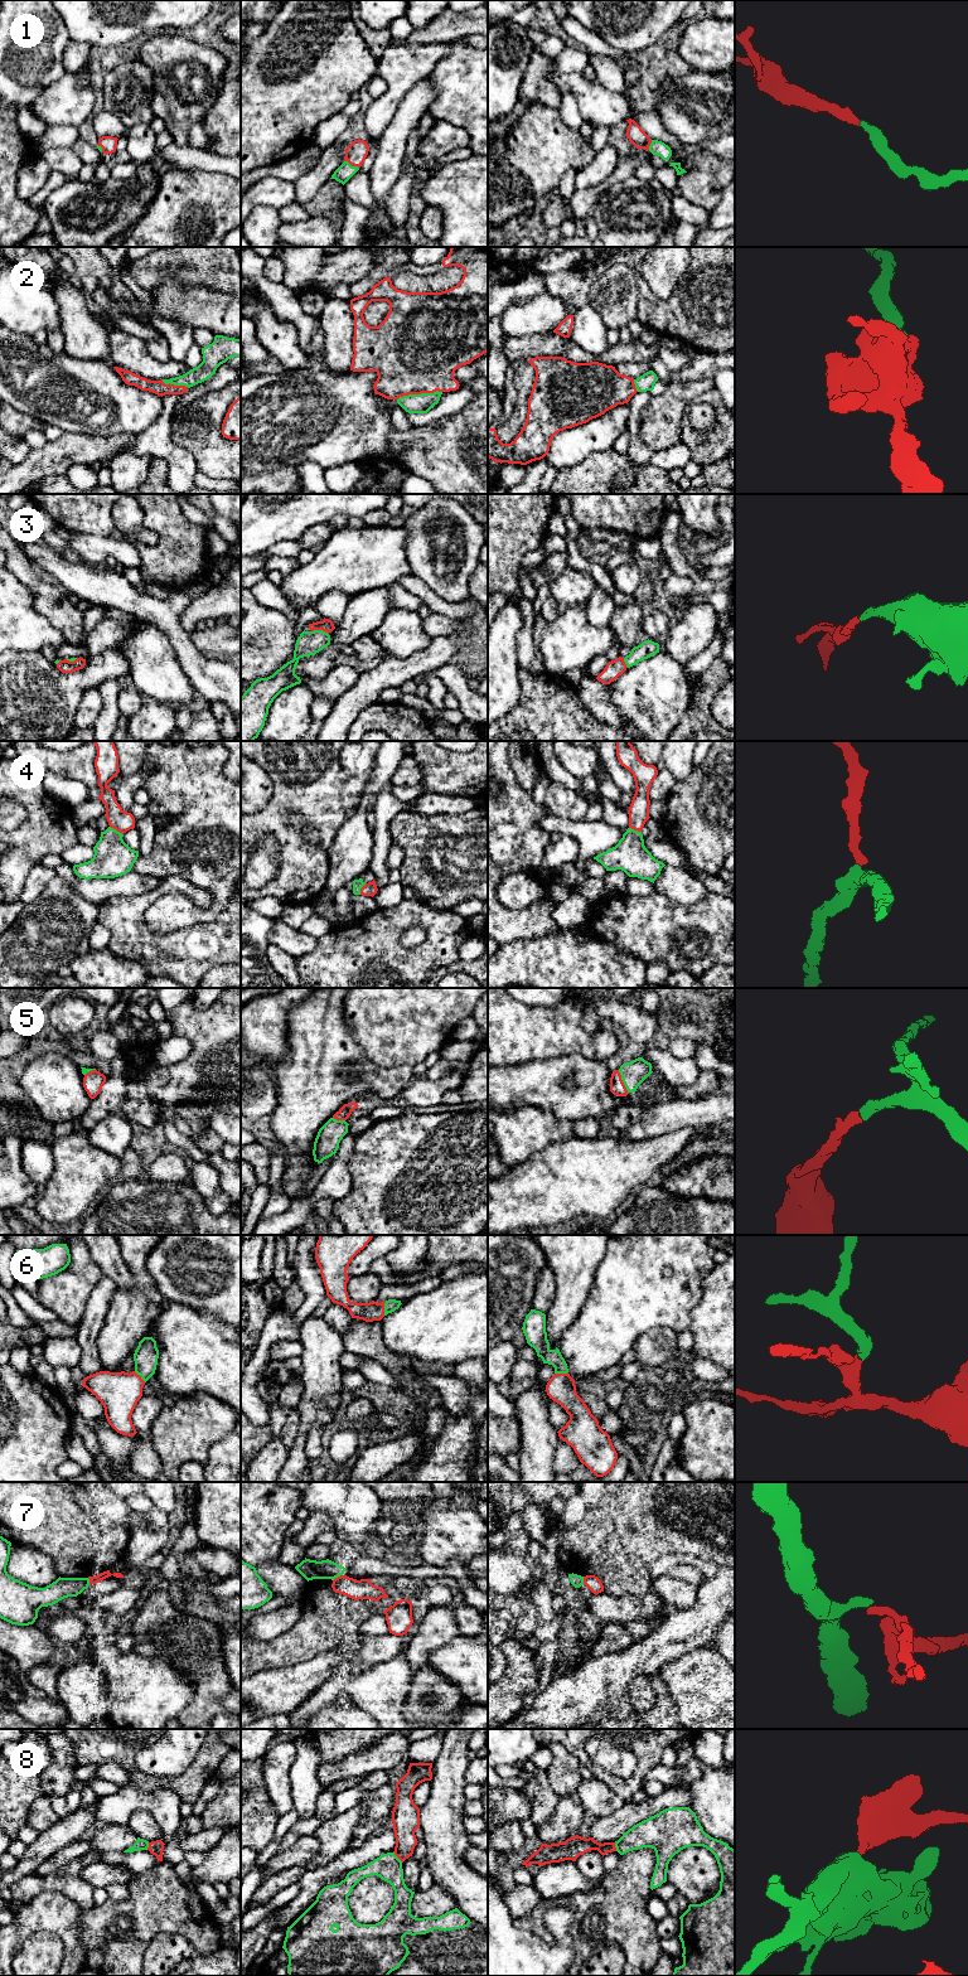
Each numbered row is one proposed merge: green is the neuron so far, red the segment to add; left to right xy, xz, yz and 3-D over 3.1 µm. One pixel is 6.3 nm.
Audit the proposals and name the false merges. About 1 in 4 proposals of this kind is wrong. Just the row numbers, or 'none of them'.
7, 8

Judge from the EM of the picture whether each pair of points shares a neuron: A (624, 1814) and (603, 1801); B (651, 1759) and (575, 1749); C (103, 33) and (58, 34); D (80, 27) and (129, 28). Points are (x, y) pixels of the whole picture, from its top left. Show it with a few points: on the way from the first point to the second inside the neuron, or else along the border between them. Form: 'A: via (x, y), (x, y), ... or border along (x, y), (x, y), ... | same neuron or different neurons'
A: border along (625, 1802), (611, 1814), (595, 1817) | different neurons
B: via (634, 1778), (630, 1782), (614, 1782), (594, 1768) | same neuron
C: border along (57, 13), (71, 39) | different neurons
D: via (92, 27), (116, 27) | same neuron

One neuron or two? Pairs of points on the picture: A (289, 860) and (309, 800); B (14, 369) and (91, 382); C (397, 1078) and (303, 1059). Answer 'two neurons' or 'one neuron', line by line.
A: one neuron
B: one neuron
C: one neuron

